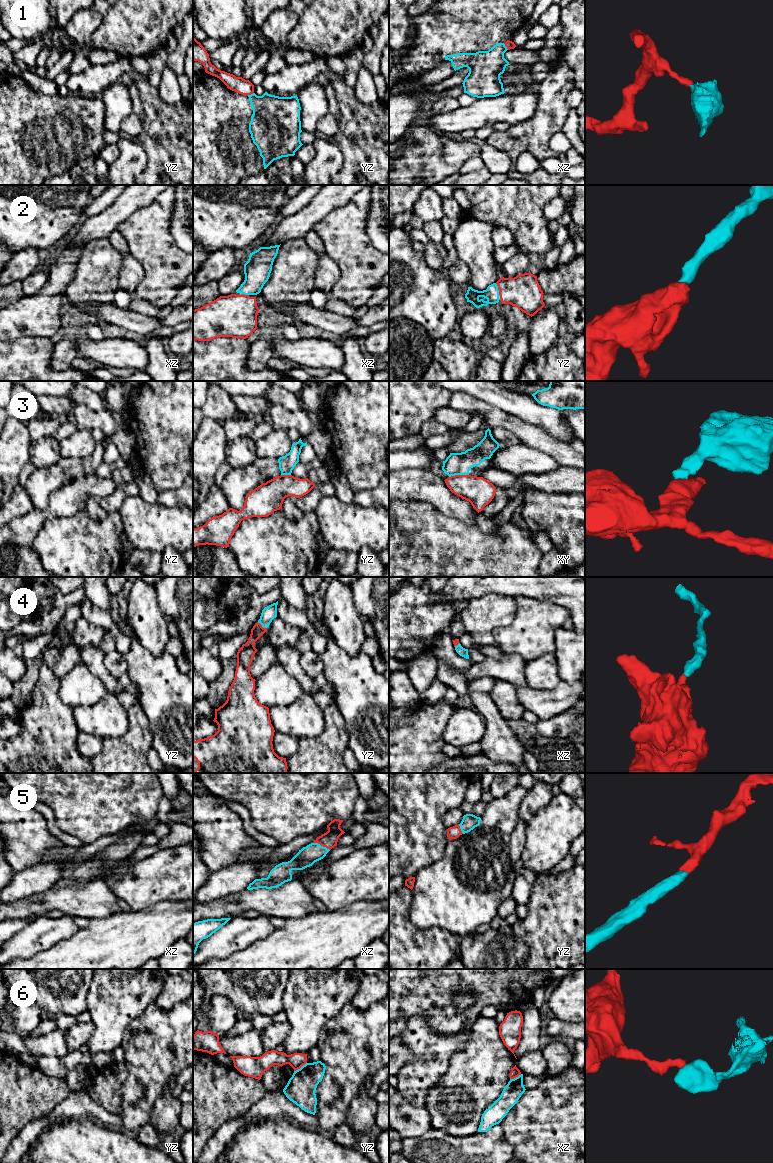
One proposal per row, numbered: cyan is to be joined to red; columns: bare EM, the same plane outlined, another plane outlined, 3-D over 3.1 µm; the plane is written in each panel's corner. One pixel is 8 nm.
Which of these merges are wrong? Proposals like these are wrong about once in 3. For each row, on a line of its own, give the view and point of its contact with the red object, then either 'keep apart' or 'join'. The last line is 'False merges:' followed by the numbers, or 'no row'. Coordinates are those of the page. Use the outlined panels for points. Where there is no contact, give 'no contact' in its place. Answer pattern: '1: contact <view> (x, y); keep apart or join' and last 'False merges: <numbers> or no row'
1: contact xz (505, 45); keep apart
2: contact yz (498, 289); join
3: contact xy (458, 475); keep apart
4: contact yz (261, 626); join
5: contact xz (321, 845); join
6: contact yz (300, 1067); keep apart
False merges: 1, 3, 6

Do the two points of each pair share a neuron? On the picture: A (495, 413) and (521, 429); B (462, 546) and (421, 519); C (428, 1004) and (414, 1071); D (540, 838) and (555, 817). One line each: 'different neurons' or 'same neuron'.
A: same neuron
B: same neuron
C: different neurons
D: same neuron

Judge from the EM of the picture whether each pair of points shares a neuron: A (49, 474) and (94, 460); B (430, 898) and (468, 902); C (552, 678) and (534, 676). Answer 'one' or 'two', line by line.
A: one
B: one
C: one

